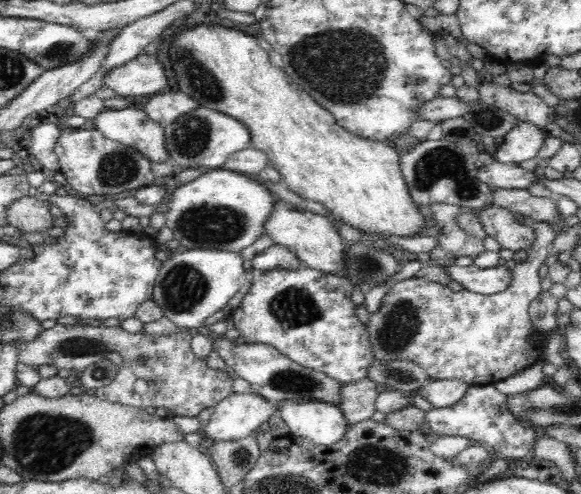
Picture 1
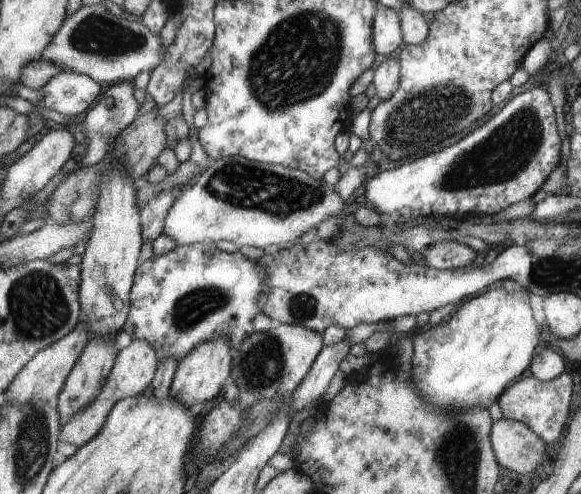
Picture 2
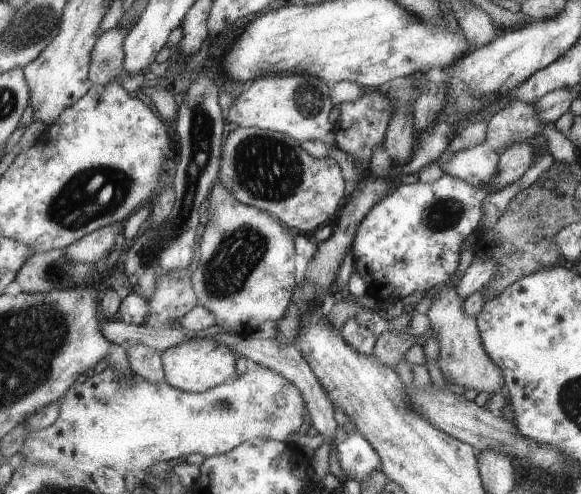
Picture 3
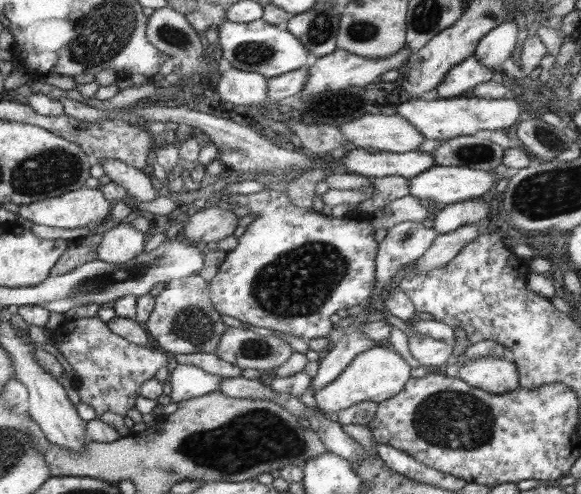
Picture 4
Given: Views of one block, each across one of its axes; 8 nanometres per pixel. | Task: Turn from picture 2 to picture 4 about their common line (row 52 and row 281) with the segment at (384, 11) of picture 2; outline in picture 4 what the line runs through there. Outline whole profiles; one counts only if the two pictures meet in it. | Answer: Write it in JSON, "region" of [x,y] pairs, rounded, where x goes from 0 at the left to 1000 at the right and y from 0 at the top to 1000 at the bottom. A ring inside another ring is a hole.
{"region":[[[692,449],[666,466],[666,476],[654,488],[652,516],[647,518],[647,551],[651,565],[647,591],[642,599],[657,599],[661,585],[668,587],[675,561],[695,538],[711,526],[719,526],[744,498],[752,480],[747,462],[733,462],[723,449]]]}

